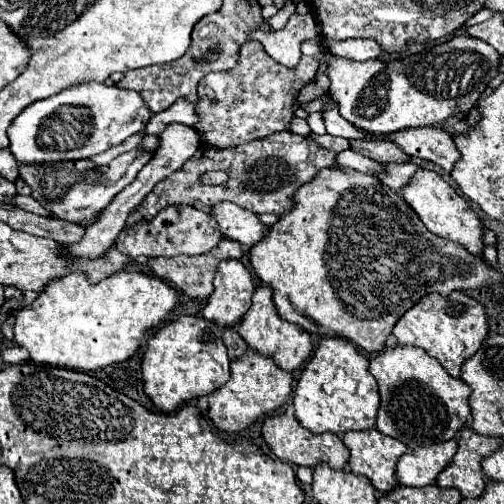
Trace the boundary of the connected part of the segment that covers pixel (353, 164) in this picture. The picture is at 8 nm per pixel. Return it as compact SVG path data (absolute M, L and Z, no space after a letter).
M344 150L336 156L338 160L338 166L342 168L354 168L354 170L360 170L360 172L366 172L366 174L378 174L382 168L378 166L378 162L366 158L366 156L360 156L352 150Z

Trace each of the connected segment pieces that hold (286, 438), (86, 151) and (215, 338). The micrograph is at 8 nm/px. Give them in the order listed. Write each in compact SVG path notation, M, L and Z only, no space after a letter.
M288 414L266 416L264 426L262 426L262 436L280 460L286 460L298 466L316 466L318 462L326 462L332 468L344 468L350 458L350 450L344 446L344 442L336 434L332 432L314 434L306 430L294 416L288 416Z
M82 82L26 106L10 124L10 152L18 164L92 158L146 128L150 112L140 94L100 82Z
M188 314L178 316L174 322L166 322L158 330L154 330L146 342L146 350L142 358L142 376L144 376L144 392L150 396L154 406L162 412L172 412L184 402L214 392L230 378L230 360L228 360L226 346L222 342L220 326L202 316L188 316Z

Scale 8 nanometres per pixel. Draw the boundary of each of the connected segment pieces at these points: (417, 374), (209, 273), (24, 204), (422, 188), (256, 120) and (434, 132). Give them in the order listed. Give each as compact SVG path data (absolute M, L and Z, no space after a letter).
M394 346L394 348L386 348L378 354L374 354L370 358L370 374L374 374L378 388L380 388L380 410L376 416L376 428L392 438L398 438L400 442L408 444L410 448L452 440L452 438L456 438L458 430L468 422L470 386L462 378L452 378L436 358L428 356L420 348Z
M222 240L216 248L204 252L204 254L198 254L198 256L176 256L176 258L152 258L148 260L148 268L150 272L168 282L170 286L182 290L188 298L208 298L212 294L212 278L214 278L214 272L216 272L216 266L220 260L224 258L242 258L244 254L244 248L238 244L238 242L232 242L232 240Z
M16 194L16 196L12 198L12 204L18 206L18 208L22 208L22 210L34 212L34 214L38 214L38 216L48 216L48 210L44 210L32 196L20 196L20 194Z
M420 166L400 192L402 192L402 198L412 206L412 210L420 216L420 220L432 234L454 240L454 242L466 246L466 250L482 254L484 244L480 240L480 234L482 234L480 218L468 206L468 202L460 194L456 194L456 190L438 172Z
M248 42L244 46L244 58L240 58L240 82L236 74L212 72L200 82L200 106L196 112L200 122L194 126L204 134L206 142L216 148L240 146L256 138L270 136L272 132L286 130L294 118L294 110L306 106L316 96L328 92L328 68L318 56L302 56L294 70L274 62L262 48L260 42Z
M436 126L408 128L408 130L400 130L400 132L386 134L386 136L382 134L376 138L394 142L406 154L430 160L430 162L438 164L440 168L444 168L446 172L452 170L456 158L460 156L450 134L446 134L446 130L436 128Z

